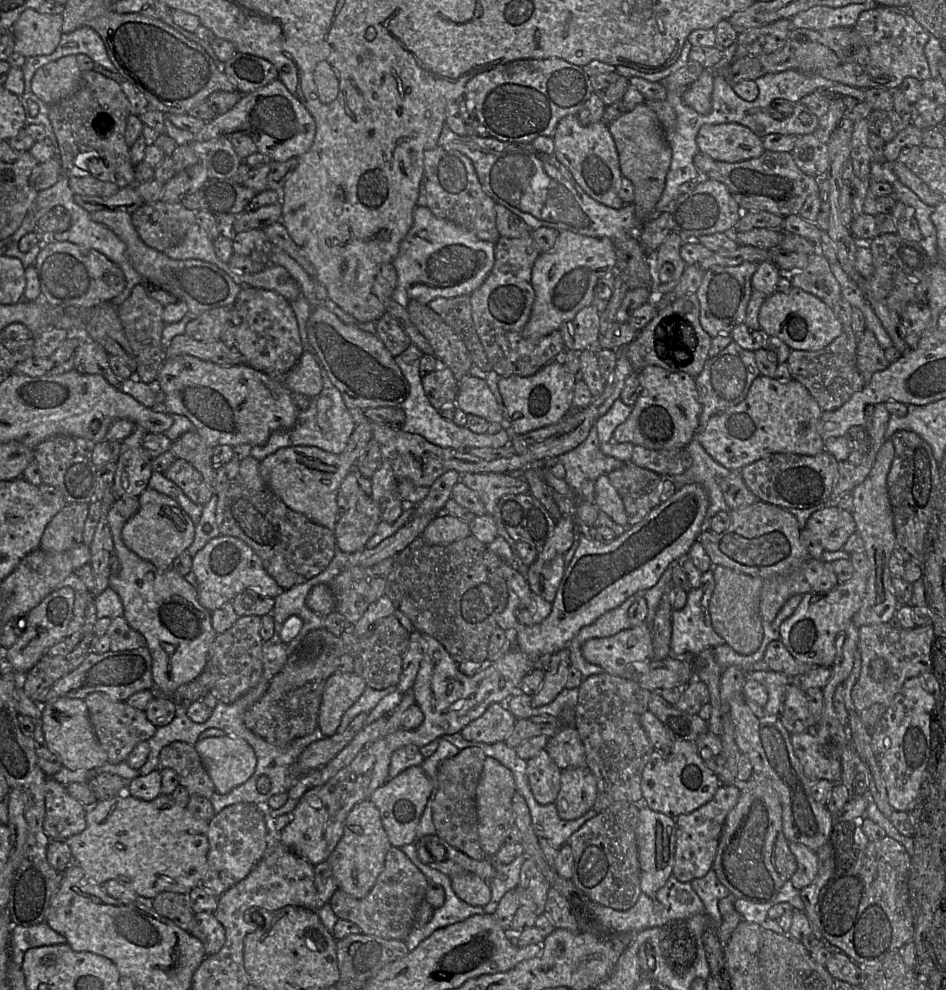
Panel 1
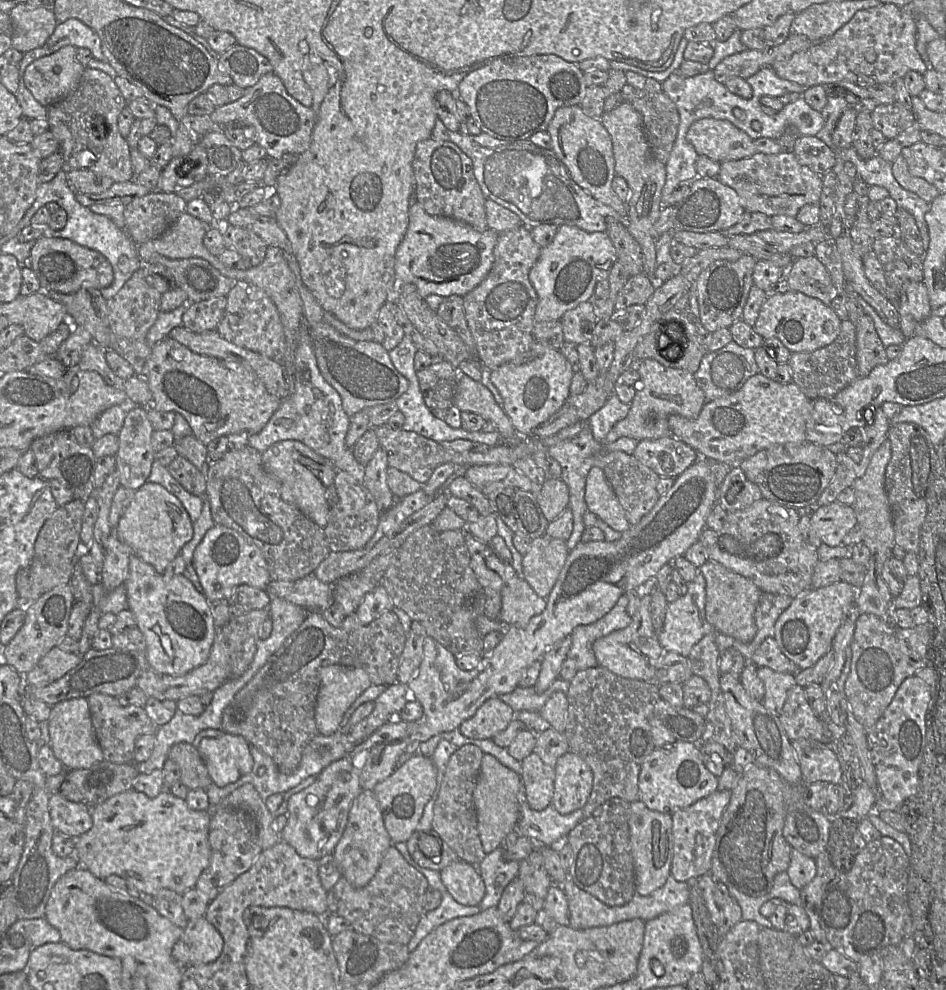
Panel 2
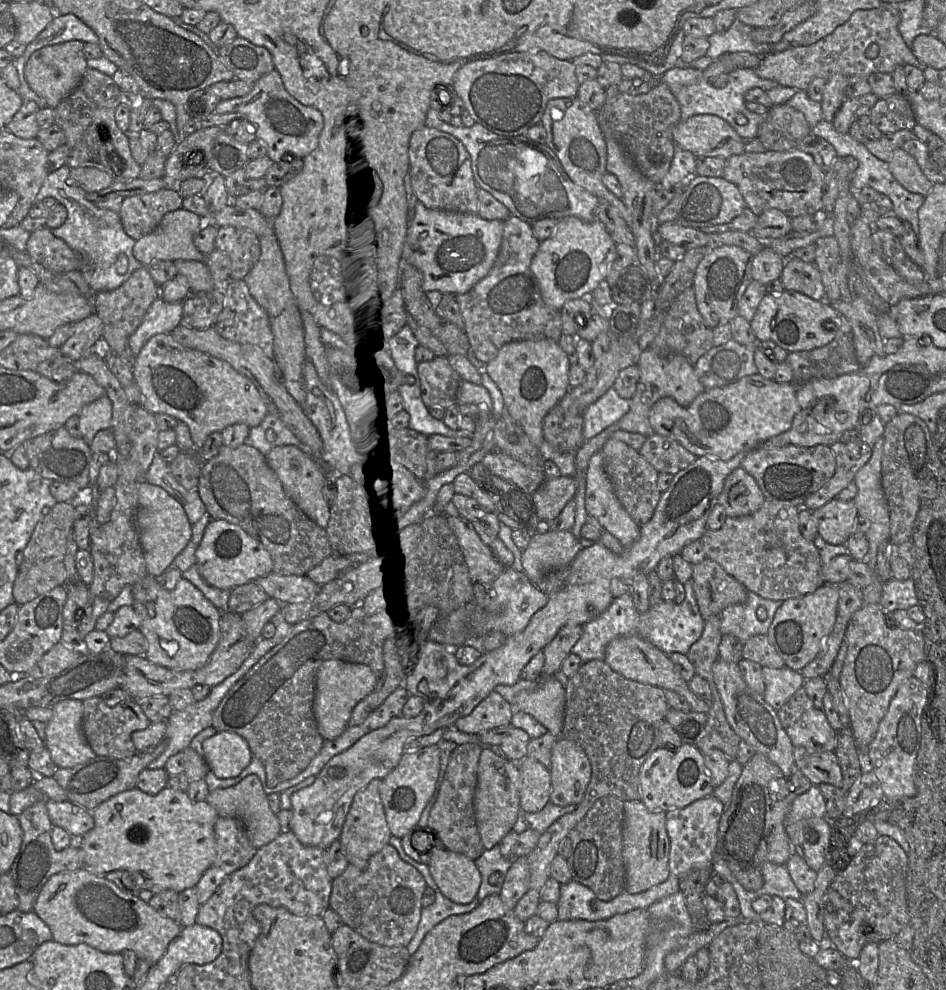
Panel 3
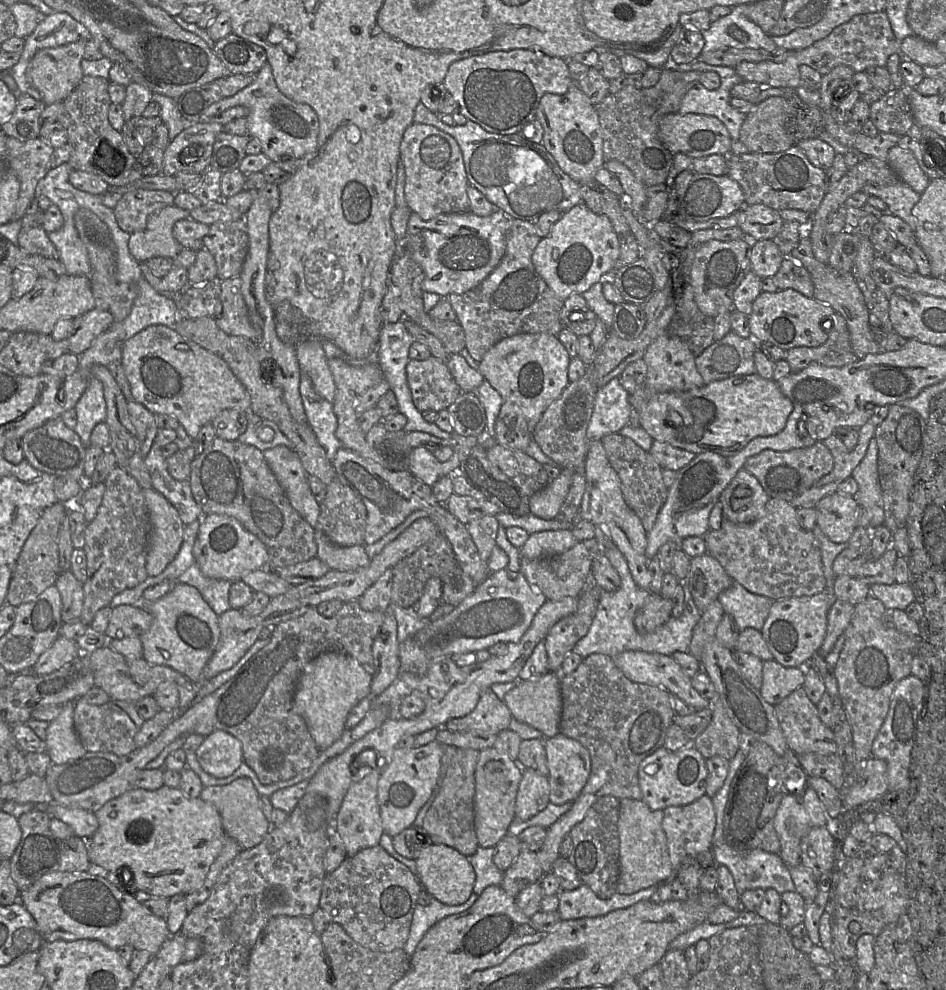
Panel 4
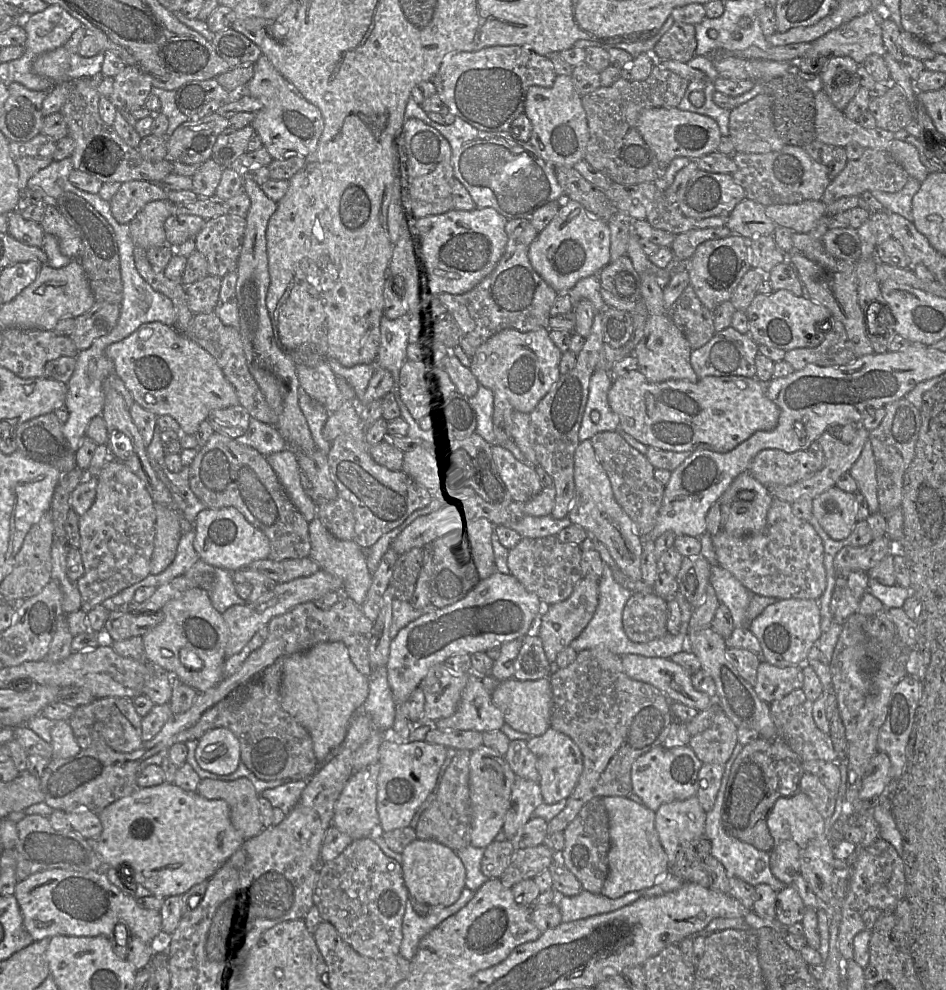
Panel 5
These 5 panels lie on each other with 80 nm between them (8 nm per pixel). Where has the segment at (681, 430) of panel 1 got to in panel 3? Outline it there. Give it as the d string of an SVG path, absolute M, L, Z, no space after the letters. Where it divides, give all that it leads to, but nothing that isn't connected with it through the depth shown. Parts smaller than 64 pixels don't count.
M650 348L645 349L640 354L638 360L640 377L637 389L630 400L629 411L616 423L607 427L604 431L593 438L586 440L578 449L575 457L576 469L585 473L589 459L601 451L605 442L612 437L617 430L640 433L646 437L655 434L649 422L649 413L652 406L663 397L673 398L682 407L689 406L701 393L705 391L704 386L699 381L692 366L685 356L675 352L670 352L667 356L661 356Z

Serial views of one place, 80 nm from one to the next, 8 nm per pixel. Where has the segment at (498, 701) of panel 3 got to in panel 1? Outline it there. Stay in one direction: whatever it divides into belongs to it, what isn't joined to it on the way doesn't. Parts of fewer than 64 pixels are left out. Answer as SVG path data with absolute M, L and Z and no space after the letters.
M492 703L480 717L467 724L460 733L467 741L486 744L504 742L513 731L515 722L516 718L505 704Z

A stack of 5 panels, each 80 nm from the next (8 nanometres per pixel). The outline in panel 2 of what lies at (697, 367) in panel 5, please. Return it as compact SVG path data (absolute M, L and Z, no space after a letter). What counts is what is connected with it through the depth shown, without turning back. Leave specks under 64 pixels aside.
M732 340L721 349L707 352L703 356L698 370L693 375L707 402L737 392L751 376L759 373L758 365L754 359L754 350L741 347Z

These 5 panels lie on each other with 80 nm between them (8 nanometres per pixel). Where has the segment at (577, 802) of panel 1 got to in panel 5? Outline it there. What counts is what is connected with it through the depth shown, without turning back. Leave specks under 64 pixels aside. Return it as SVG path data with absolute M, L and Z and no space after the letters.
M550 727L544 734L531 737L527 746L536 756L539 786L543 801L555 804L568 799L573 793L583 770L583 757L579 747L567 735Z

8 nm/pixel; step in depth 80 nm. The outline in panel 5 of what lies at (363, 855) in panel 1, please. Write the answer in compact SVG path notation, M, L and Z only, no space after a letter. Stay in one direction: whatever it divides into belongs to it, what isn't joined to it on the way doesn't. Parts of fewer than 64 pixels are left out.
M379 763L354 772L335 802L332 825L353 840L379 832L377 778Z

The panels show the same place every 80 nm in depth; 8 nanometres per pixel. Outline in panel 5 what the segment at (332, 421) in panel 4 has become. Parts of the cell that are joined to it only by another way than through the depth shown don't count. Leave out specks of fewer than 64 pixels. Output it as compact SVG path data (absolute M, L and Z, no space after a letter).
M300 387L299 406L307 420L316 449L320 450L324 455L328 455L331 442L323 437L323 428L329 418L330 413L326 408L316 400L312 399Z

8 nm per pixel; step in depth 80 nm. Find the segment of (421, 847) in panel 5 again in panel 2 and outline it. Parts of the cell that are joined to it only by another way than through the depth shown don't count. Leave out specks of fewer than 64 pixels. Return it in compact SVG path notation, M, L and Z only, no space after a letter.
M461 859L443 868L440 877L459 904L477 906L485 896L485 884L477 867Z

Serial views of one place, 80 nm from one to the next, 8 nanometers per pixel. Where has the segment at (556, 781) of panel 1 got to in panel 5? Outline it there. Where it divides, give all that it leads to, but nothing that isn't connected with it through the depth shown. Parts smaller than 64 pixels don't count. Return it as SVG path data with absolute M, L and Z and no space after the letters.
M517 777L511 788L510 806L501 831L505 839L512 840L543 802L539 783Z

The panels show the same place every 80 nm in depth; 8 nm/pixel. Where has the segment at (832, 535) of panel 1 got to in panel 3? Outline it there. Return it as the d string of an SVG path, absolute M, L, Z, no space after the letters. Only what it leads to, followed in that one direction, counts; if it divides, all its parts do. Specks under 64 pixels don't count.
M834 498L822 507L813 511L818 520L818 534L831 545L846 545L848 539L856 531L858 509L853 501L843 501Z

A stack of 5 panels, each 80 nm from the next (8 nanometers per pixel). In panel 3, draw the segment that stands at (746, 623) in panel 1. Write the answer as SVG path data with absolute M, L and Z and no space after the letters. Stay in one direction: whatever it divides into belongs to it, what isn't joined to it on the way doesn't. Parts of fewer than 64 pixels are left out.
M705 558L692 566L691 580L699 611L705 621L747 599L745 586L711 559Z

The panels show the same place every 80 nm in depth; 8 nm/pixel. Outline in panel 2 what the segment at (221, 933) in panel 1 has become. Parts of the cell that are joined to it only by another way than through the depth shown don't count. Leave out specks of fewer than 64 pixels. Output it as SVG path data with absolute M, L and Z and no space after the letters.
M205 916L188 920L182 937L174 944L172 957L182 968L207 964L221 954L224 940Z

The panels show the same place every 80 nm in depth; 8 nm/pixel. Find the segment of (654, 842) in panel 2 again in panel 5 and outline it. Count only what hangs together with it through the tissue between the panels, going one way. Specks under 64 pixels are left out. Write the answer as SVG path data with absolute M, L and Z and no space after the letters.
M625 797L602 798L609 817L608 874L601 894L611 899L656 884L670 869L655 829L655 812Z

